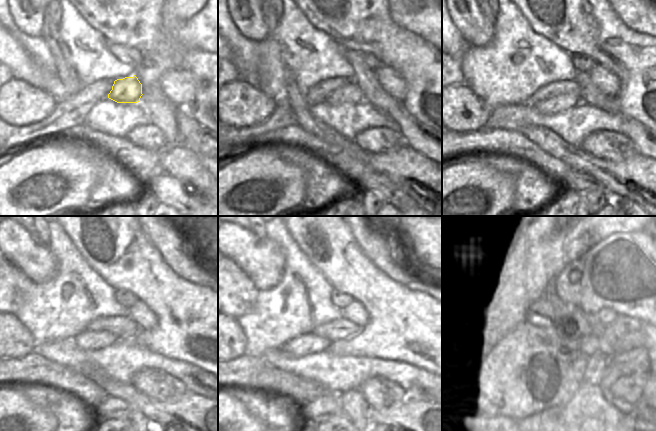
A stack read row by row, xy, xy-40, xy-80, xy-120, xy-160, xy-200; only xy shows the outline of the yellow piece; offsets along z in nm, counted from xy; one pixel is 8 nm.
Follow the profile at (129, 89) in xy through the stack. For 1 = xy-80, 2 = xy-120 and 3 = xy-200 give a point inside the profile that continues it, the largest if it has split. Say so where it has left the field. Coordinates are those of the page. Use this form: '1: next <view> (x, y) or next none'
1: next xy-80 (559, 103)
2: next xy-120 (96, 332)
3: next xy-200 (510, 353)

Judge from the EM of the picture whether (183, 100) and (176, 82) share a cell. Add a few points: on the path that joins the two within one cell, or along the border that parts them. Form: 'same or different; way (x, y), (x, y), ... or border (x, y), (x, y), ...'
same; way (183, 96), (179, 86)

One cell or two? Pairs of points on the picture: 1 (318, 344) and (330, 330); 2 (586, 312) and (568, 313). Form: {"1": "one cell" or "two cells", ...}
{"1": "two cells", "2": "one cell"}

